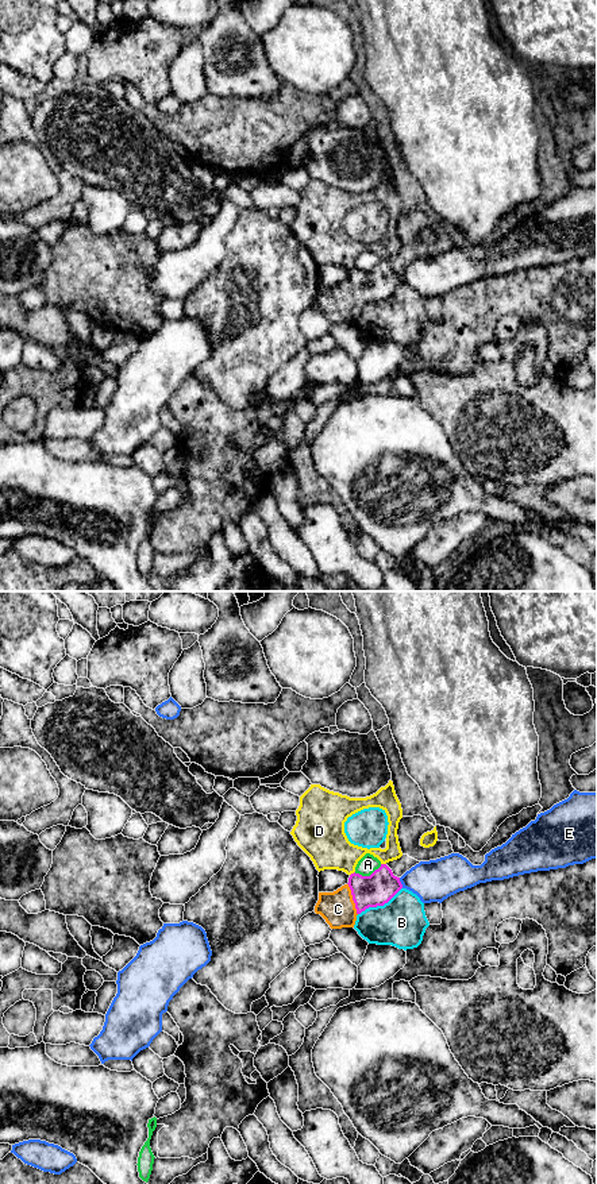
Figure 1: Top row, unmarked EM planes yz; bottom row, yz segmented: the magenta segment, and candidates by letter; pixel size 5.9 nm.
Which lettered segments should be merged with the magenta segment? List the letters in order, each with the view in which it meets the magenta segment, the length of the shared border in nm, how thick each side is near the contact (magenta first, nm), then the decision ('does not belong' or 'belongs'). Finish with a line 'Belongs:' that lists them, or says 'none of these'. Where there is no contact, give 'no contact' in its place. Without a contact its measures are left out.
A: contact in yz; length 180 nm; calibres 190 and 110 nm; does not belong
B: contact in yz; length 300 nm; calibres 190 and 300 nm; does not belong
C: contact in yz; length 200 nm; calibres 190 and 200 nm; belongs
D: contact in yz; length 30 nm; calibres 190 and 180 nm; does not belong
E: contact in yz; length 70 nm; calibres 190 and 240 nm; does not belong
Belongs: C

